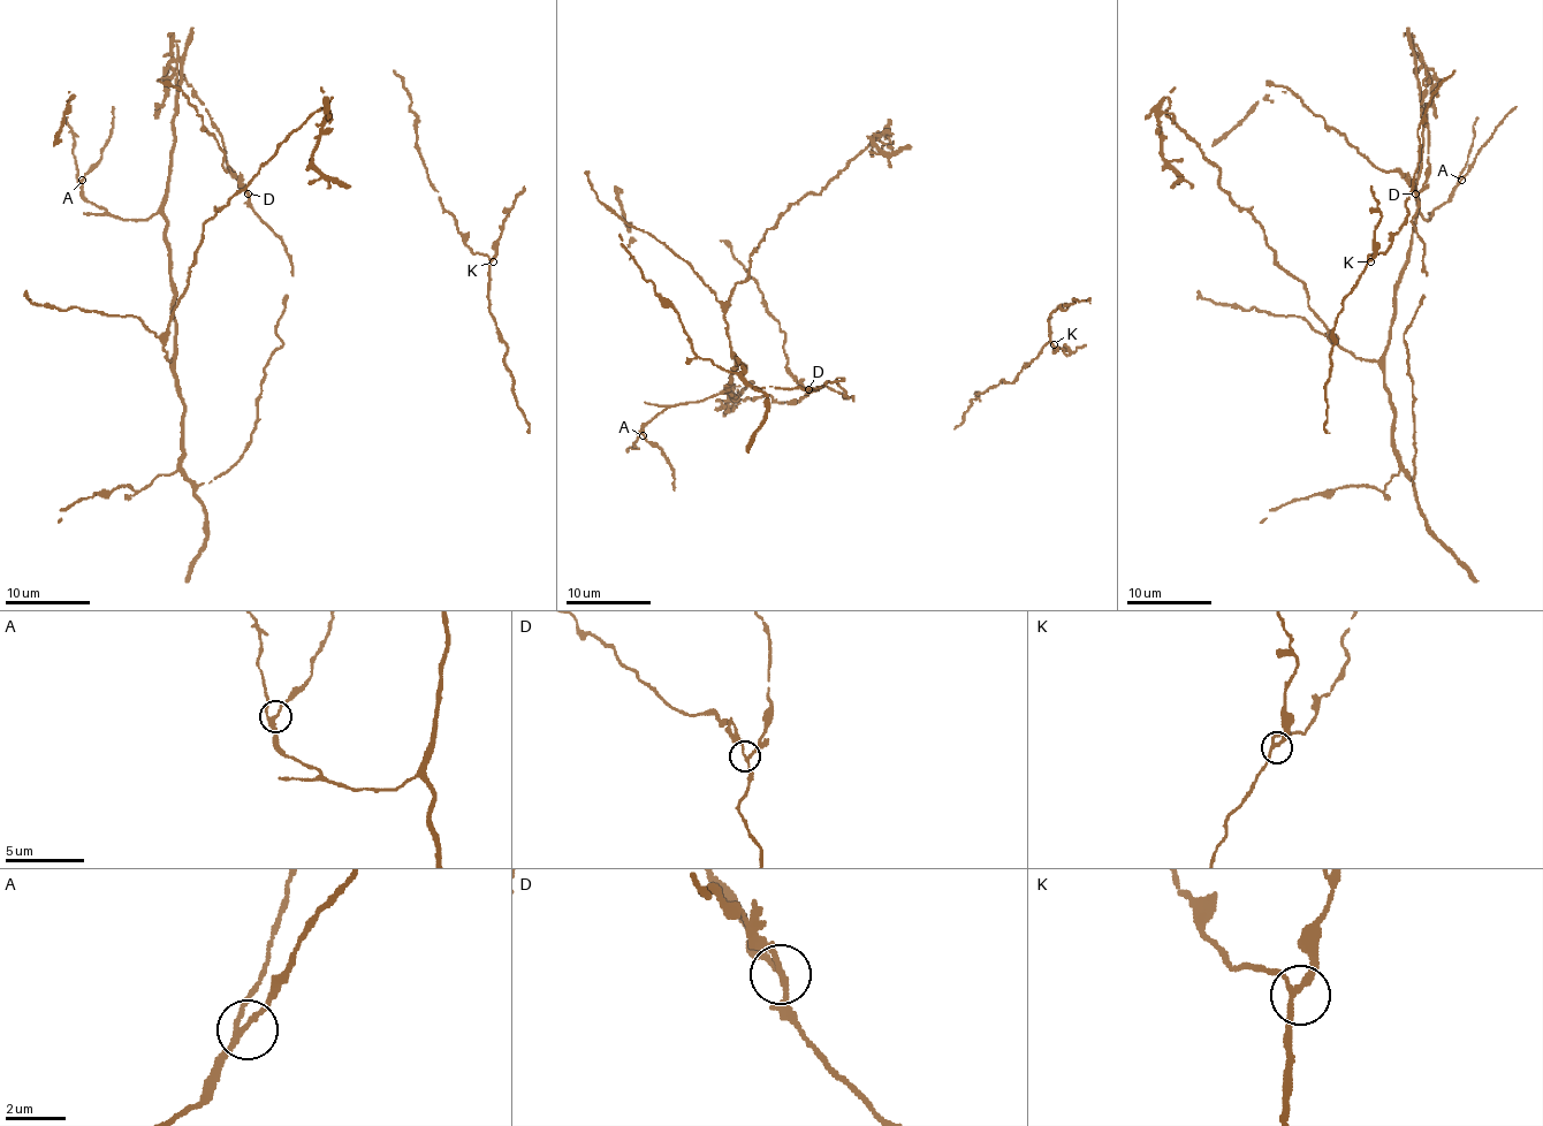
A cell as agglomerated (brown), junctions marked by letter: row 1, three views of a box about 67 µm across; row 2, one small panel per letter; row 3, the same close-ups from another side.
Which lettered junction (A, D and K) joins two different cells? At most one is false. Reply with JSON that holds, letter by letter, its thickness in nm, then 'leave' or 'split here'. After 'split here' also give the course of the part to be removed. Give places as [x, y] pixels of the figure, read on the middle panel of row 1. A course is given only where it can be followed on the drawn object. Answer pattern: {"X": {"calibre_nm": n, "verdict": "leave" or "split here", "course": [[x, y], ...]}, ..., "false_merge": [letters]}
{"A": {"calibre_nm": 180, "verdict": "leave"}, "D": {"calibre_nm": 170, "verdict": "split here", "course": [[808, 388], [788, 370], [783, 348], [785, 333], [766, 307], [758, 284], [719, 240]]}, "K": {"calibre_nm": 180, "verdict": "leave"}, "false_merge": ["D"]}

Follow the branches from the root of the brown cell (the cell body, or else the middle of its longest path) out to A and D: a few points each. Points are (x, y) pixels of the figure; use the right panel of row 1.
A: (1423, 129), (1421, 172), (1416, 180), (1416, 210), (1421, 217), (1429, 219), (1461, 180)
D: (1423, 129), (1426, 114), (1416, 78), (1419, 61), (1426, 66), (1421, 116), (1428, 129), (1429, 176), (1414, 193)

